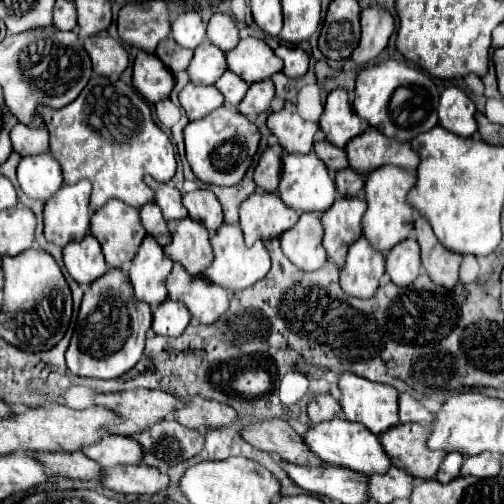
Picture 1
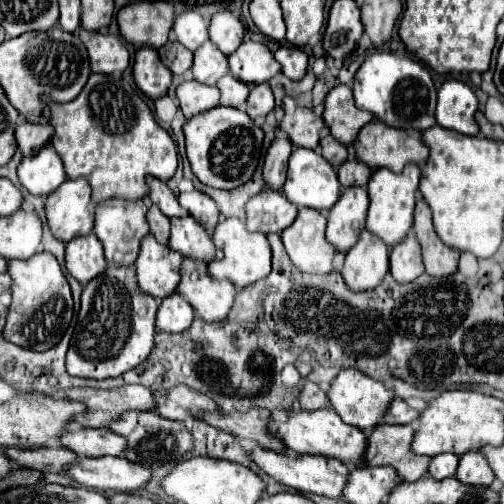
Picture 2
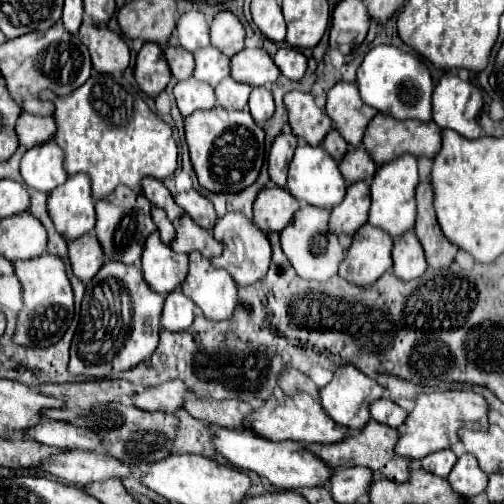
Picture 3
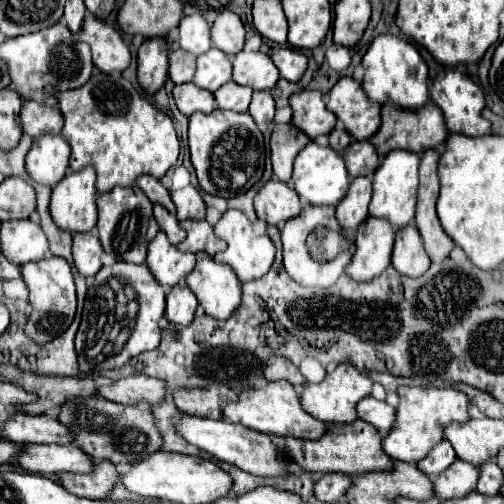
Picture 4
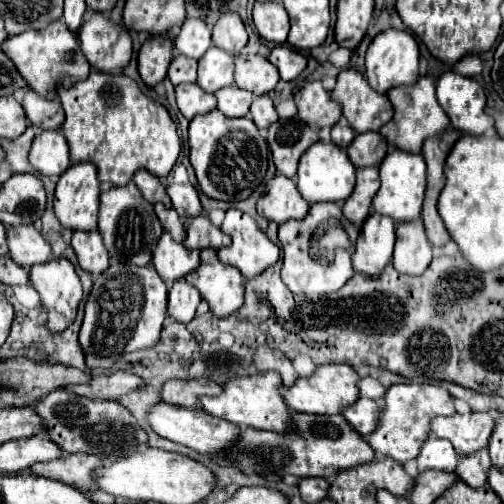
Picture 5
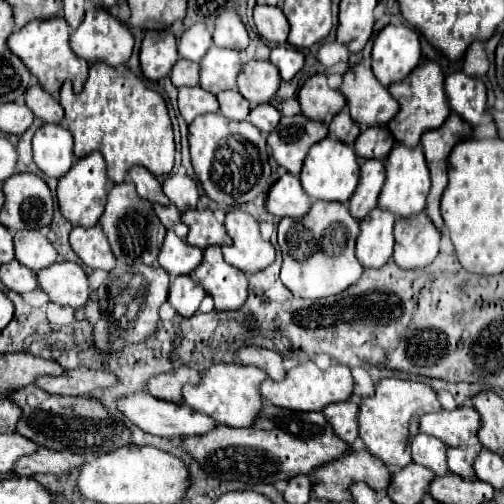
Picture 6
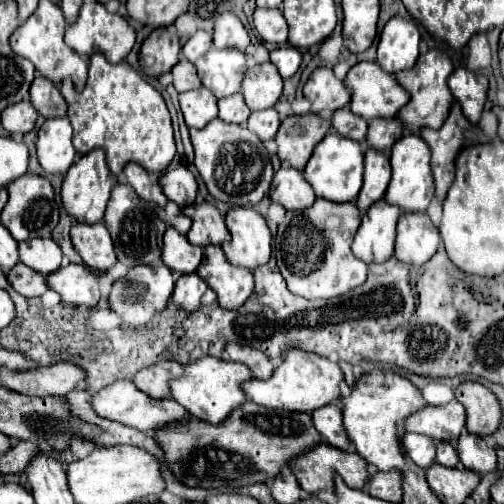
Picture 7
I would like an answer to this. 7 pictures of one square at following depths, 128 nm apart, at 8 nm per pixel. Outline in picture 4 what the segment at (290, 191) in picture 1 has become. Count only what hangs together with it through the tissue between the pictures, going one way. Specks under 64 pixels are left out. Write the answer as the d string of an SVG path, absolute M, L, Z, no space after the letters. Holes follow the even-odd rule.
M308 142L296 156L294 160L294 174L292 174L292 186L298 192L300 200L306 204L314 204L314 206L324 206L324 204L332 204L336 206L348 192L350 186L350 176L346 170L344 160L332 152L332 148L324 148L318 146L316 142Z

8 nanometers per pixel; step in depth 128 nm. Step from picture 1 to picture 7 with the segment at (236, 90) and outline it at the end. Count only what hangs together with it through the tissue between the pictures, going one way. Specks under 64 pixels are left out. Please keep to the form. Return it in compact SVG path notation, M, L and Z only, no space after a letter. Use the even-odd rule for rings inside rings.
M232 94L228 98L220 98L218 100L218 118L222 118L224 122L232 122L232 124L246 124L248 116L250 116L250 108L246 106L242 94Z

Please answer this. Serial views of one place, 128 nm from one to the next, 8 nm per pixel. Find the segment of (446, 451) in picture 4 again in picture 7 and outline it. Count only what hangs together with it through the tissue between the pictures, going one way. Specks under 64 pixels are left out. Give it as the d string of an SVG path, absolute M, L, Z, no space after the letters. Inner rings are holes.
M406 434L404 436L404 450L416 462L416 466L428 470L436 464L436 440L424 434Z

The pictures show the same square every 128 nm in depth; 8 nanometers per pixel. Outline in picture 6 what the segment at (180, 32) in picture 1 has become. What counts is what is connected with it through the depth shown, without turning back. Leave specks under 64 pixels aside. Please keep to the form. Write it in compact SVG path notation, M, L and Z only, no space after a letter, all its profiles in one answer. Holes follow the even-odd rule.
M198 22L198 24L190 26L180 36L180 40L178 40L178 56L186 58L186 60L192 60L192 62L200 62L210 46L212 46L212 34L206 28L206 24Z

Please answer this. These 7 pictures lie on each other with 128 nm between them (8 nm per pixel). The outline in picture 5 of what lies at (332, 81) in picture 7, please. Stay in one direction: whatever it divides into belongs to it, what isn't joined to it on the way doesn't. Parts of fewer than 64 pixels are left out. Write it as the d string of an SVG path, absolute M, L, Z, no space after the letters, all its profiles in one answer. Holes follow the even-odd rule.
M320 80L308 82L304 88L300 88L294 94L294 100L298 106L298 118L314 128L334 126L342 116L342 108L322 88Z

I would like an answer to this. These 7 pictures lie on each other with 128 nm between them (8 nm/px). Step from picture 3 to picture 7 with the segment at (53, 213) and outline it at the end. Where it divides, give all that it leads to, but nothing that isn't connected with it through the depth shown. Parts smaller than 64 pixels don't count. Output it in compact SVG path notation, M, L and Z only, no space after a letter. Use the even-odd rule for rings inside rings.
M96 148L88 154L84 154L78 162L74 162L70 166L70 170L66 172L64 176L64 182L62 182L62 206L64 210L76 220L76 222L82 222L82 224L96 224L96 222L102 222L102 216L104 216L104 210L106 210L106 204L108 204L108 198L110 198L110 192L112 188L118 184L116 176L108 170L106 166L106 158L104 158L104 150L102 148Z

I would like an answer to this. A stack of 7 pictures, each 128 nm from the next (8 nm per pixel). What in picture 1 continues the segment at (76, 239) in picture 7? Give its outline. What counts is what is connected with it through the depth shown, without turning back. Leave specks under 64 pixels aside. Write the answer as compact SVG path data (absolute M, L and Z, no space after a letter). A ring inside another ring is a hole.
M86 234L80 242L72 242L64 248L64 264L80 286L88 286L108 272L100 242L92 234Z

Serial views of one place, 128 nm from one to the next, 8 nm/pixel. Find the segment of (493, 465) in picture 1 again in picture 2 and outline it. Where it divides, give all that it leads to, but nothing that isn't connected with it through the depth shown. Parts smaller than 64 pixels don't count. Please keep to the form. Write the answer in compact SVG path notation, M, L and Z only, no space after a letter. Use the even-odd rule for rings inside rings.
M468 452L460 456L456 478L464 484L490 486L494 482L494 472L482 452Z

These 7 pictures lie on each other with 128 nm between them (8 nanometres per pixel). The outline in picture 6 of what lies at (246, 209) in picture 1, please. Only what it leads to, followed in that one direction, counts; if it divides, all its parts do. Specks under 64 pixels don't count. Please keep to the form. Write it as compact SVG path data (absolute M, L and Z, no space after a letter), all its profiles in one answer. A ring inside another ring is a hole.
M288 172L278 178L266 198L266 210L278 218L302 218L310 210L310 204L312 200L302 190L300 180Z

